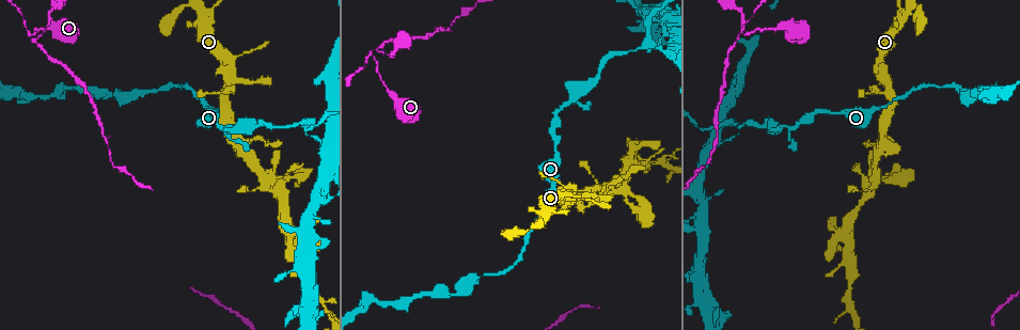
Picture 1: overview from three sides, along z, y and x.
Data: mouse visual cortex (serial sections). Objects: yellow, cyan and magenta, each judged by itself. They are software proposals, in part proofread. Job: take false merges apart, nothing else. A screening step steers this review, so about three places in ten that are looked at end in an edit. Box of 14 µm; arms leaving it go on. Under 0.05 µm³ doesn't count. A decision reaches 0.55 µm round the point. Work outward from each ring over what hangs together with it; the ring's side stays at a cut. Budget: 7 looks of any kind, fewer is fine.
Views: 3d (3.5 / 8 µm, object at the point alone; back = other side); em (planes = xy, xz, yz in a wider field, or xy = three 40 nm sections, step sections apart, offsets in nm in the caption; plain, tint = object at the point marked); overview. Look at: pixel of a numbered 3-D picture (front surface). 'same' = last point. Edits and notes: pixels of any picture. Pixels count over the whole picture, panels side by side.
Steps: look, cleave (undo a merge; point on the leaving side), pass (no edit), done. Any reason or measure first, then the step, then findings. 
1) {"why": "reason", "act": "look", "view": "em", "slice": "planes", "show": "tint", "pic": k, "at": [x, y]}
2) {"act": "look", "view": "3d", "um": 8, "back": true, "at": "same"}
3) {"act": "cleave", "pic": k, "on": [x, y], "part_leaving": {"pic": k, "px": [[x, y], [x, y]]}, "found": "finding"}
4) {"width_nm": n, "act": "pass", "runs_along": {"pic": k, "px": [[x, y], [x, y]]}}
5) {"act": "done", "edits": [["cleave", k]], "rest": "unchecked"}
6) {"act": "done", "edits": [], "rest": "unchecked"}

{"why": "thick turns thin", "act": "look", "view": "3d", "um": 3.5, "pic": 1, "at": [883, 142]}

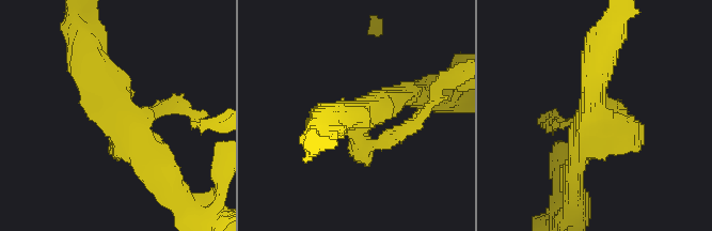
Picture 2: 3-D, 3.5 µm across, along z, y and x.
{"act": "look", "view": "em", "slice": "xy", "step": 2, "show": "tint", "pic": 2, "at": [592, 115]}

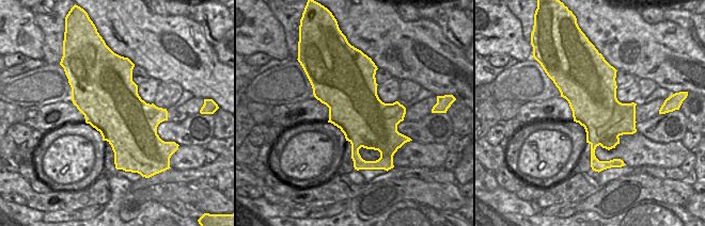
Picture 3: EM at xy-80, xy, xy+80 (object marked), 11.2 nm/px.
{"why": "cut it another way", "act": "look", "view": "em", "slice": "planes", "show": "tint", "at": "same"}

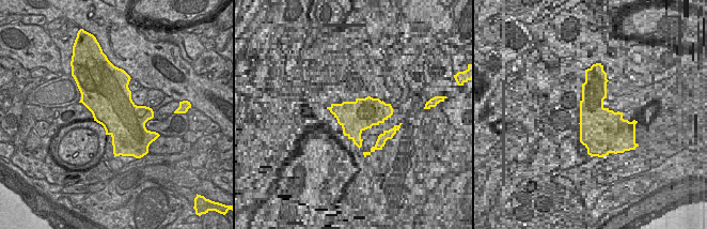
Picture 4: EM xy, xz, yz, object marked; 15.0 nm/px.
{"act": "cleave", "pic": 2, "on": [167, 107], "found": "two cells meet here"}

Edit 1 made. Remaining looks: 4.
{"why": "sudden change in width", "act": "look", "view": "3d", "um": 8, "pic": 1, "at": [875, 184]}

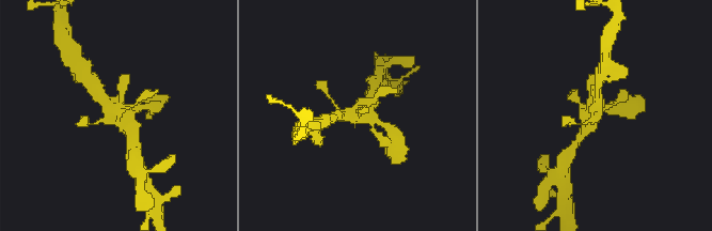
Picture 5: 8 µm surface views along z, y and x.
{"act": "look", "view": "3d", "um": 3.5, "pic": 5, "at": [596, 114]}

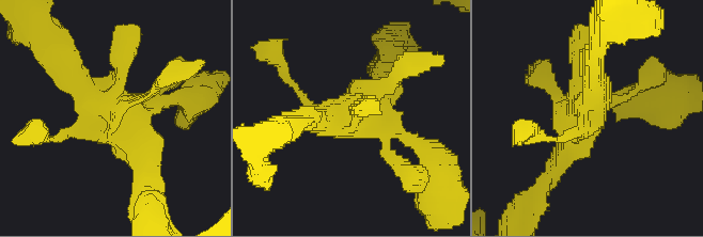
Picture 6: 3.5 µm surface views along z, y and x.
{"why": "shape alone is not enough", "act": "look", "view": "em", "slice": "xy", "step": 5, "show": "tint", "pic": 6, "at": [588, 119]}

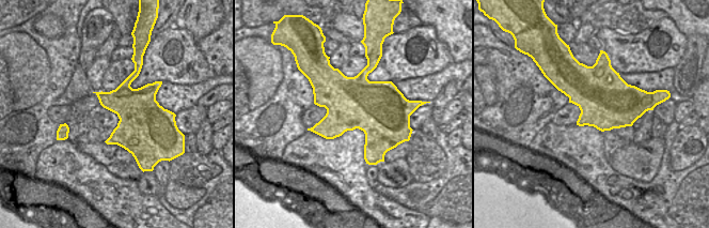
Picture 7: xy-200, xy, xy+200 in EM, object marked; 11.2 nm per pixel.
{"width_nm": 600, "act": "pass", "runs_along": {"pic": 6, "px": [[64, 54], [150, 156]]}, "found": "one cell here"}

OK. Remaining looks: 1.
{"act": "done", "edits": [["cleave", 2]], "rest": "unchecked"}

